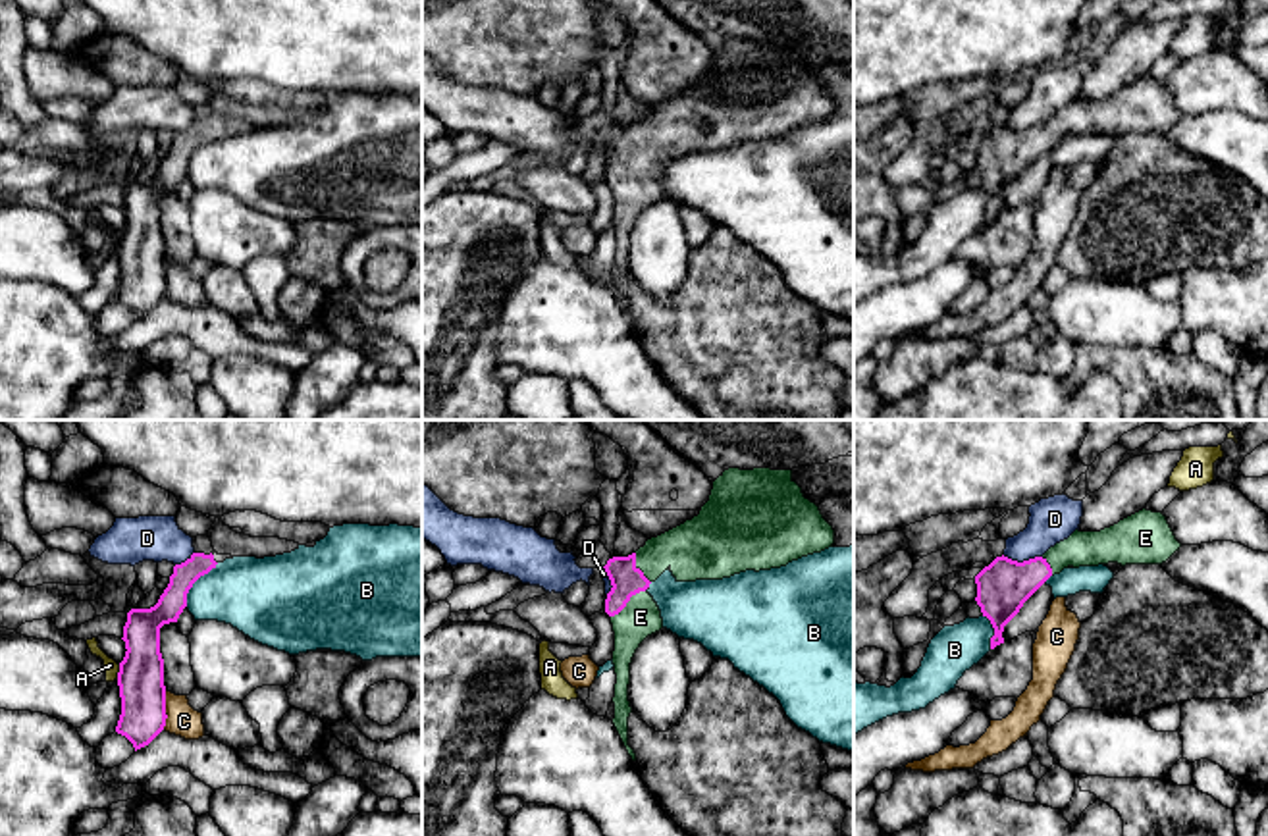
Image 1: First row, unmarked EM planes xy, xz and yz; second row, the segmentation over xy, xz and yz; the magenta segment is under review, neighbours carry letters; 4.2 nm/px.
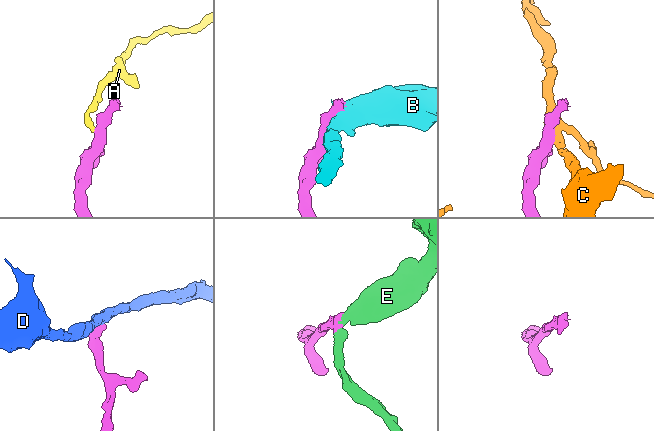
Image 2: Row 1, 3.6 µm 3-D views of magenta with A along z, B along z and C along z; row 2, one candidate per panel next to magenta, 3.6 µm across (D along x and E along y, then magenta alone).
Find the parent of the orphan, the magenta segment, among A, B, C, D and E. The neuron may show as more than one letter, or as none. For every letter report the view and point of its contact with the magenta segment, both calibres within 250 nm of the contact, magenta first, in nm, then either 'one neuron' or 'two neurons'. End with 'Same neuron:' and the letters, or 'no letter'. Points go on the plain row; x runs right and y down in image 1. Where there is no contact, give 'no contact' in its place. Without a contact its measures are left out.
A: xy (118, 241) | 190/60 nm | two neurons
B: xy (195, 149) | 110/300 nm | two neurons
C: xy (164, 278) | 190/130 nm | two neurons
D: yz (1024, 130) | 220/190 nm | two neurons
E: xz (629, 168) | 140/160 nm | one neuron
Same neuron: E

